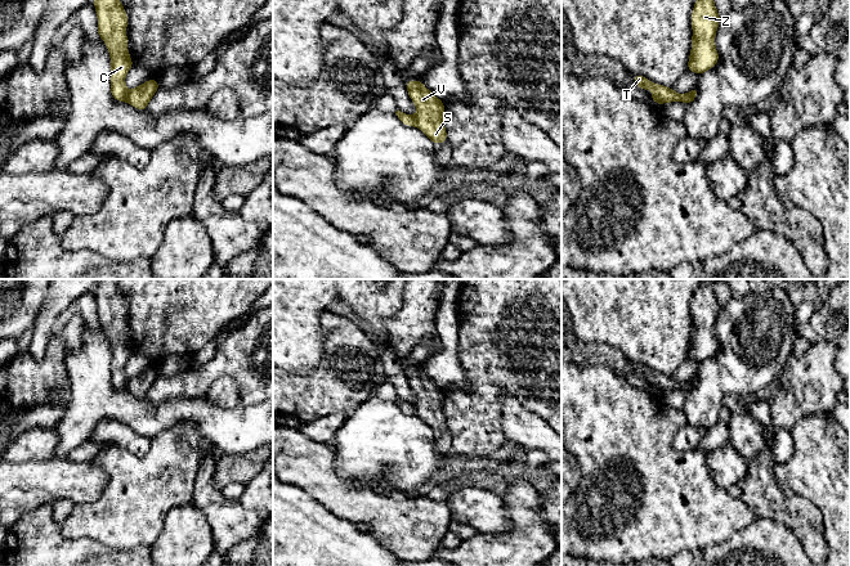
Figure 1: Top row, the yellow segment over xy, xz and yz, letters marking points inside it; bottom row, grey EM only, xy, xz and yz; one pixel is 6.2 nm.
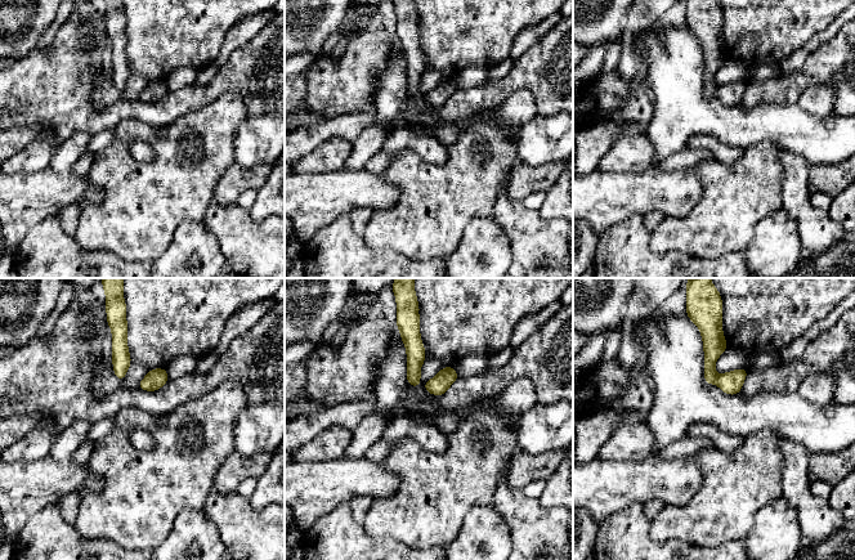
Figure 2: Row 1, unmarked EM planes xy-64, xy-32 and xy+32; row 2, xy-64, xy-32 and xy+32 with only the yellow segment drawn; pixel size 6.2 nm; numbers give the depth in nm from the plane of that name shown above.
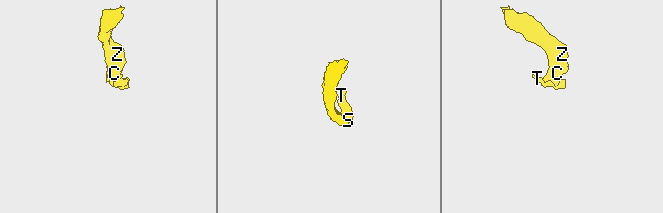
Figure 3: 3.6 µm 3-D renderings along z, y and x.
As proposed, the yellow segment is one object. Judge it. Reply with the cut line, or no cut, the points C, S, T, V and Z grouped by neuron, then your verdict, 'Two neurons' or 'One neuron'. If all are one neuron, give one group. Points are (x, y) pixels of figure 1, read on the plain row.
Split along xy (128, 380), (124, 389). Groups: C Z / S T V. Two neurons

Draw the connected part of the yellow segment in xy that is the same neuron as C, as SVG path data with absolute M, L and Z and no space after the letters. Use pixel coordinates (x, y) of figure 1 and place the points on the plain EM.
M98 279L93 289L98 305L98 323L106 331L111 345L111 382L125 390L125 364L134 354L128 340L128 302L120 291L118 279Z

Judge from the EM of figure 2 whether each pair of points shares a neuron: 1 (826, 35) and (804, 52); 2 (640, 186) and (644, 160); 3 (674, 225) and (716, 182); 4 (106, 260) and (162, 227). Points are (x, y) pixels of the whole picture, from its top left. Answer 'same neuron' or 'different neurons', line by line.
1: same neuron
2: different neurons
3: same neuron
4: different neurons

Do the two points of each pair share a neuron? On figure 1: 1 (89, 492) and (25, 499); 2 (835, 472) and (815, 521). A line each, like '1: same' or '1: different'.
1: same
2: different

